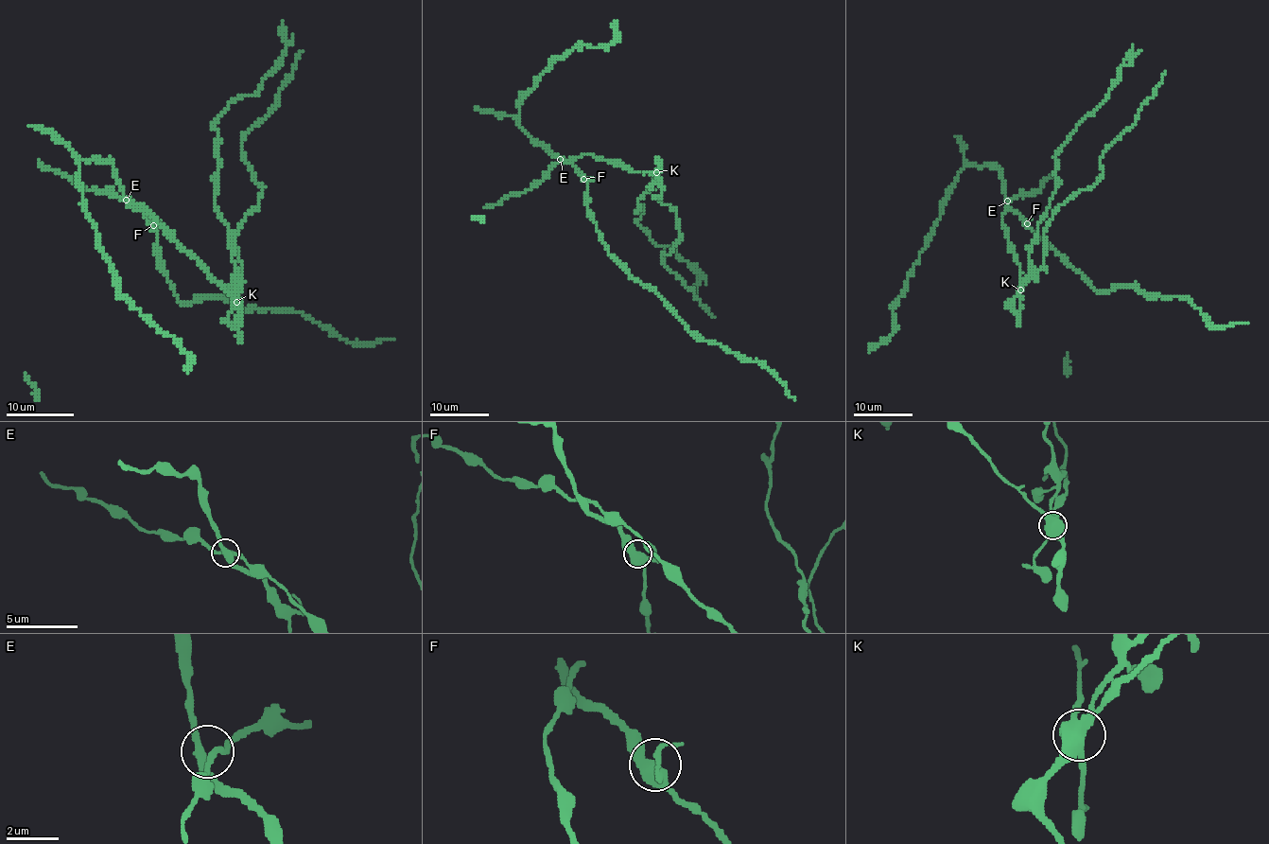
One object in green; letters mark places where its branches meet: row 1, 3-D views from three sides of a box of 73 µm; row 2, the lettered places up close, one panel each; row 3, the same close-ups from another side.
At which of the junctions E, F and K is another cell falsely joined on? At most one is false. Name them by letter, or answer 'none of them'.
K

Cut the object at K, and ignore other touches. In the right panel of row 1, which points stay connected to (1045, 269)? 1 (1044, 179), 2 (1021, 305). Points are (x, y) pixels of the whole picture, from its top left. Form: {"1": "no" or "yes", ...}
{"1": "no", "2": "yes"}

